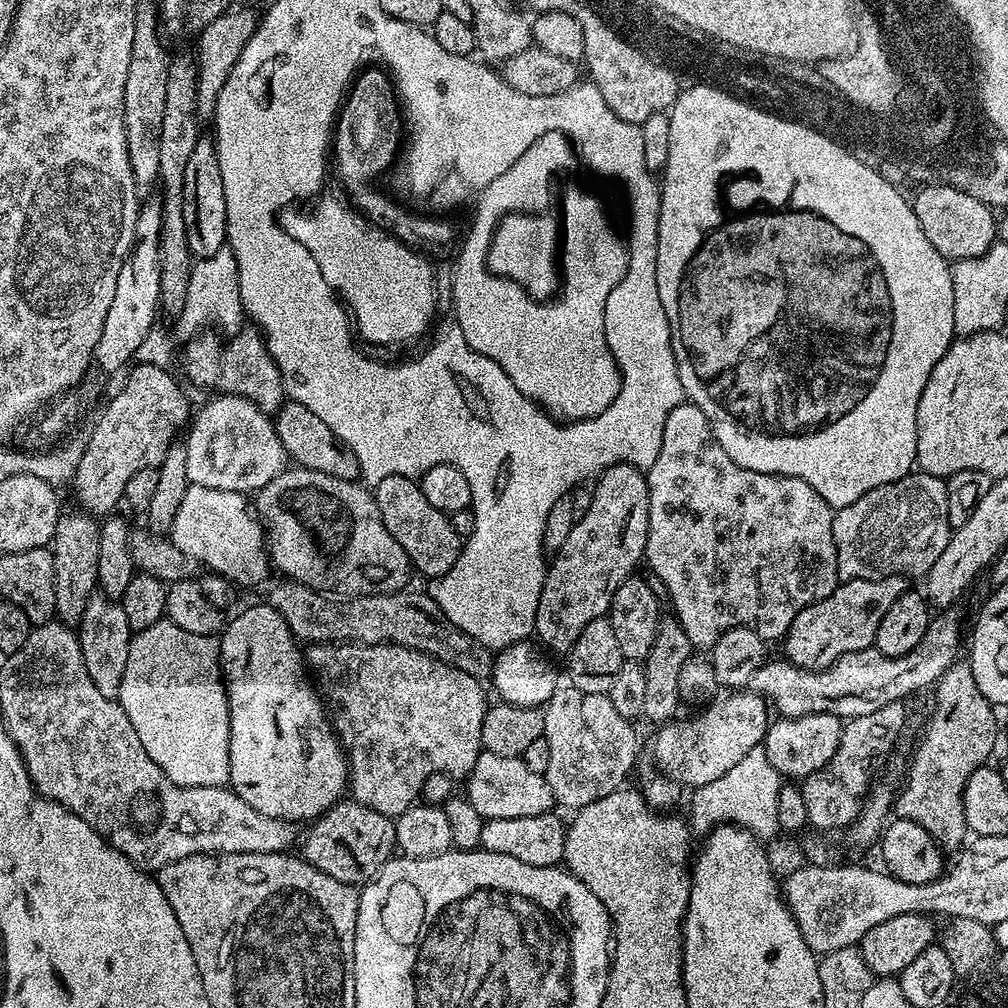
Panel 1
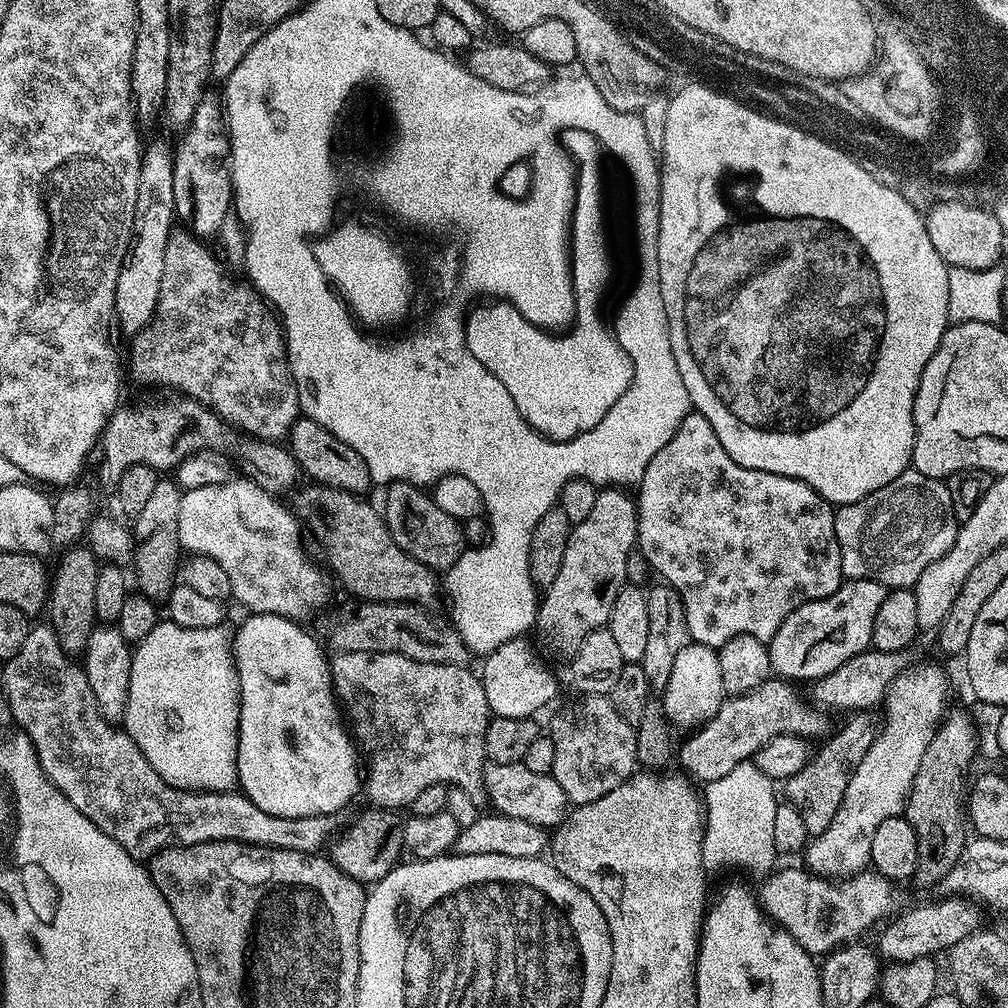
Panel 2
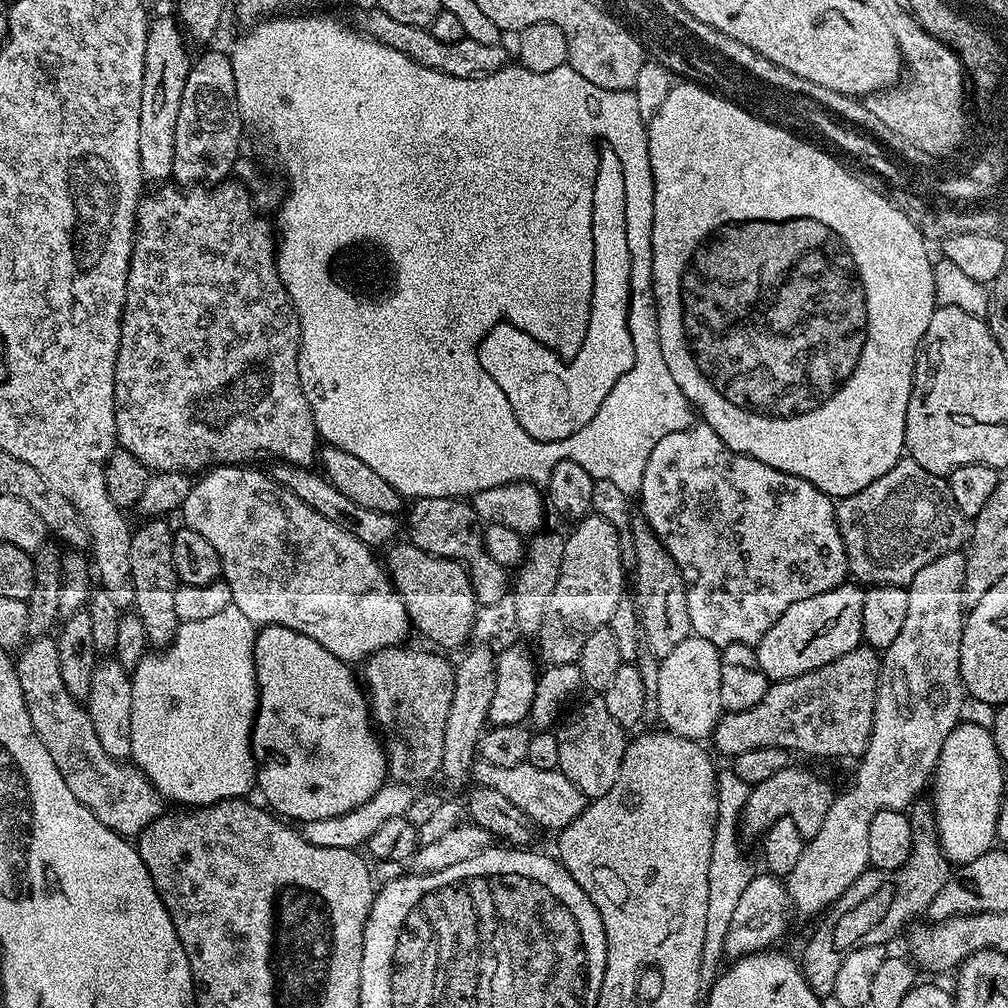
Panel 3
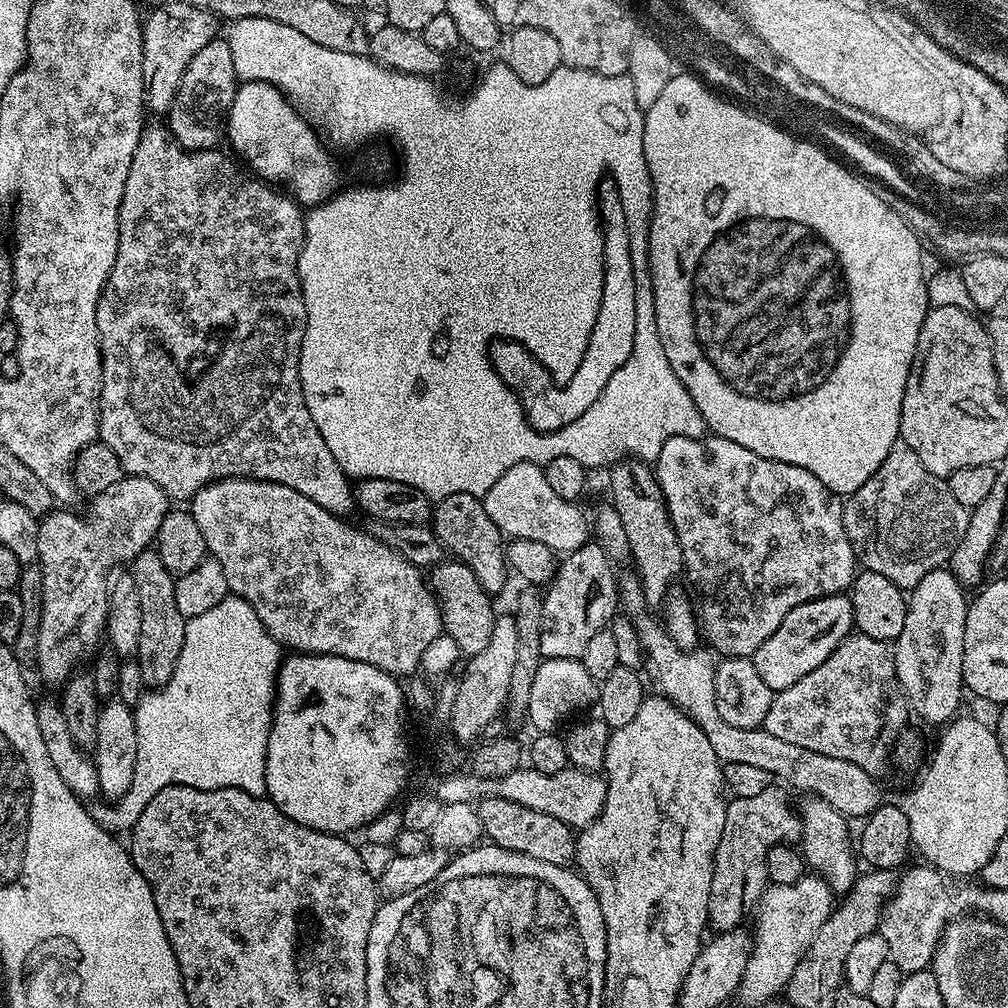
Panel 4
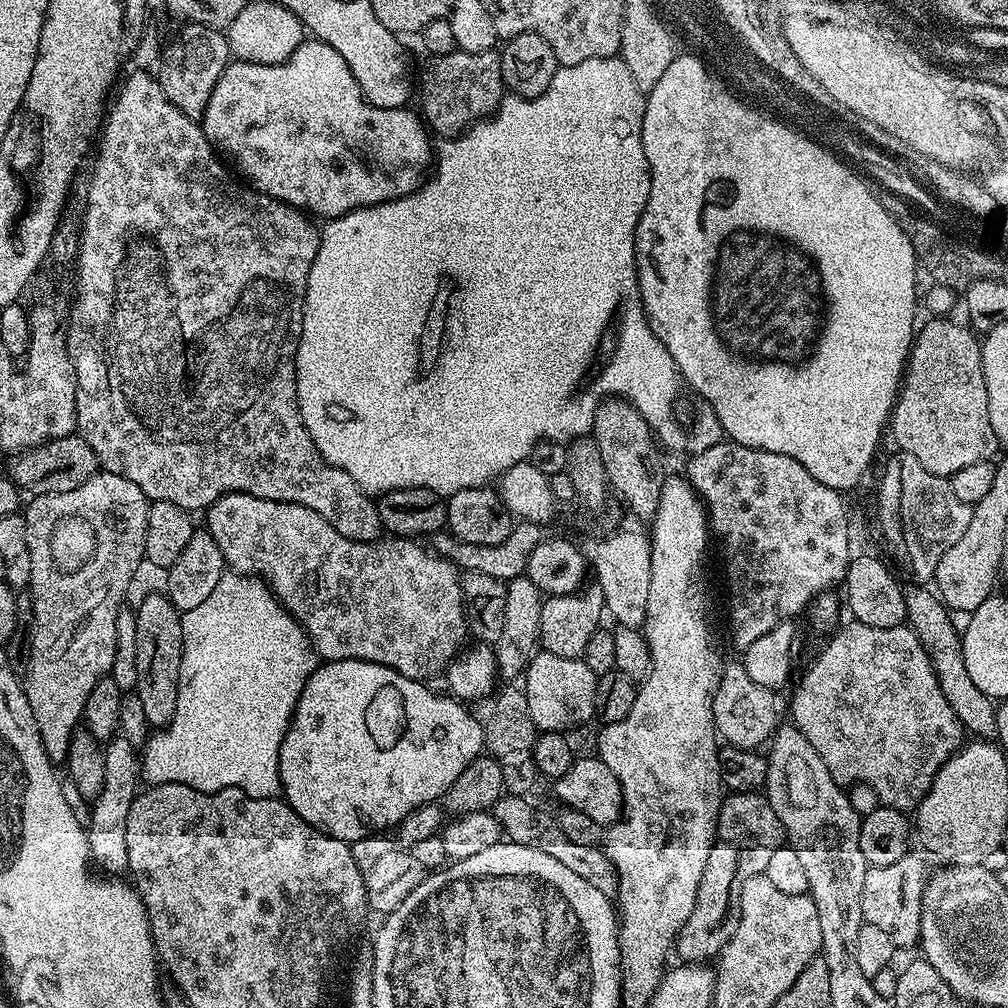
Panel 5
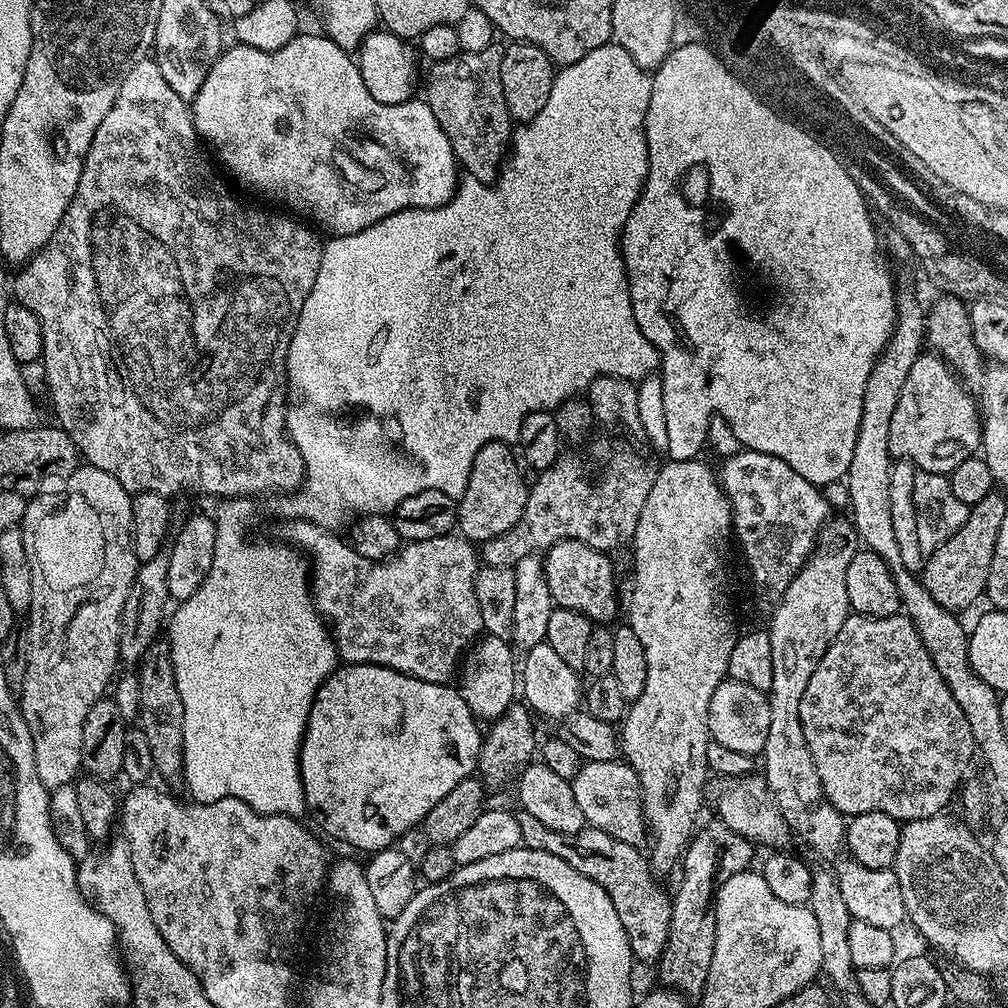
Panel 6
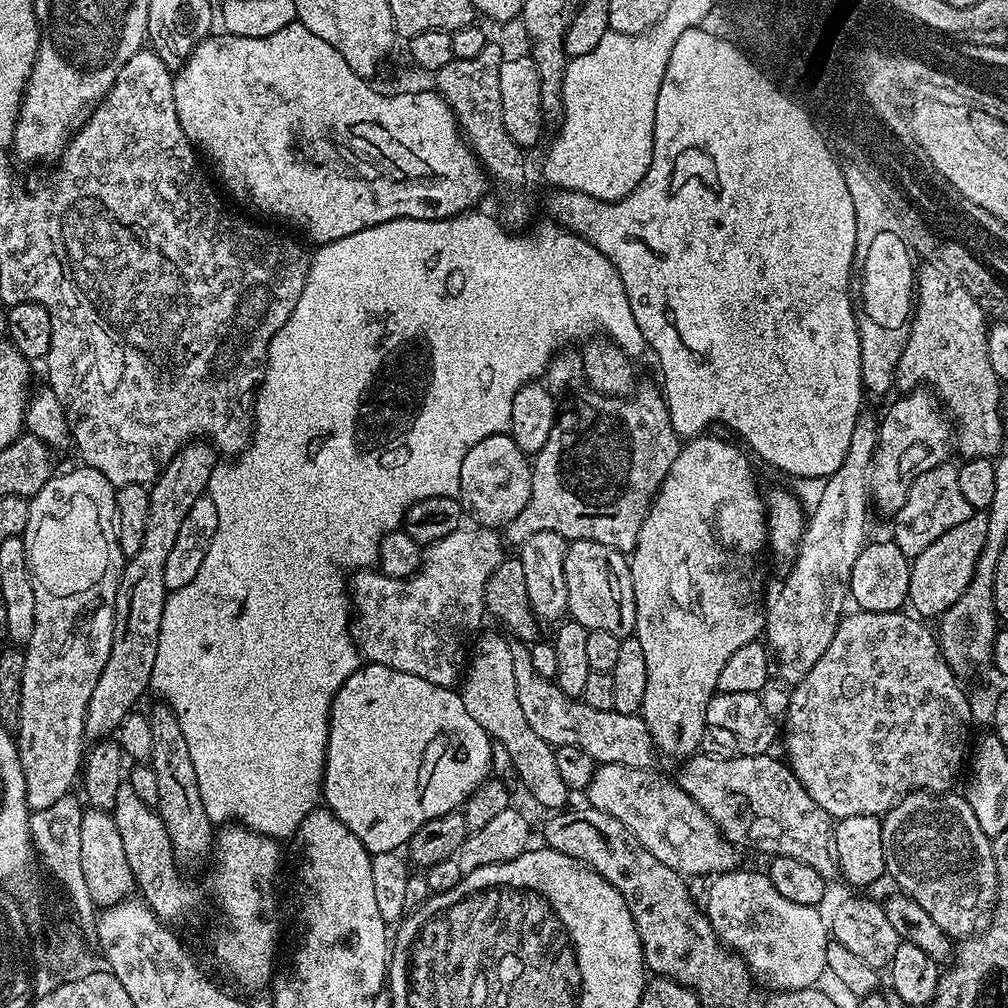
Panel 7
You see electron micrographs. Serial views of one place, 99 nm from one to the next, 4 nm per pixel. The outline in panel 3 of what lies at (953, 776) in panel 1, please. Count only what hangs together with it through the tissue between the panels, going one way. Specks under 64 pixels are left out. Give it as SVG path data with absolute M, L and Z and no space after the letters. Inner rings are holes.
M920 798L907 809L908 828L912 831L912 842L908 853L908 861L900 868L869 867L862 873L849 888L844 891L832 904L831 908L823 913L820 925L812 932L812 937L804 944L804 957L799 957L800 969L804 972L806 982L810 990L821 998L832 996L834 981L838 978L838 969L842 962L846 962L846 954L858 950L862 946L874 946L875 944L887 945L916 915L927 913L928 908L934 902L938 890L946 886L950 875L950 863L947 857L940 851L939 830L936 828L935 810L927 799Z

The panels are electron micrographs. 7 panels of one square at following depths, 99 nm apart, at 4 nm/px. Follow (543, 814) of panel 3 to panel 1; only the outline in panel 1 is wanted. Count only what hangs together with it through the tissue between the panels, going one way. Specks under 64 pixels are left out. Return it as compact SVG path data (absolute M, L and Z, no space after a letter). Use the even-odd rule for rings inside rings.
M481 751L478 762L466 778L466 799L485 820L494 818L530 818L543 812L552 812L554 801L544 774L534 774L523 758L498 758L498 754Z

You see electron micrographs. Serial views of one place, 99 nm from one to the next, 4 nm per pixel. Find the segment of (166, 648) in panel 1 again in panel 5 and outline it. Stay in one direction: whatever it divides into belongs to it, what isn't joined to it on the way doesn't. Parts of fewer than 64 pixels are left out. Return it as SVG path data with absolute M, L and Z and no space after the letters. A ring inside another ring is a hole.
M225 570L218 586L194 610L183 613L182 670L178 682L178 706L172 723L149 735L142 748L142 776L149 785L185 784L203 792L240 788L254 798L275 797L280 786L280 747L292 721L298 698L314 670L318 657L308 635L280 605L271 588L258 576Z

